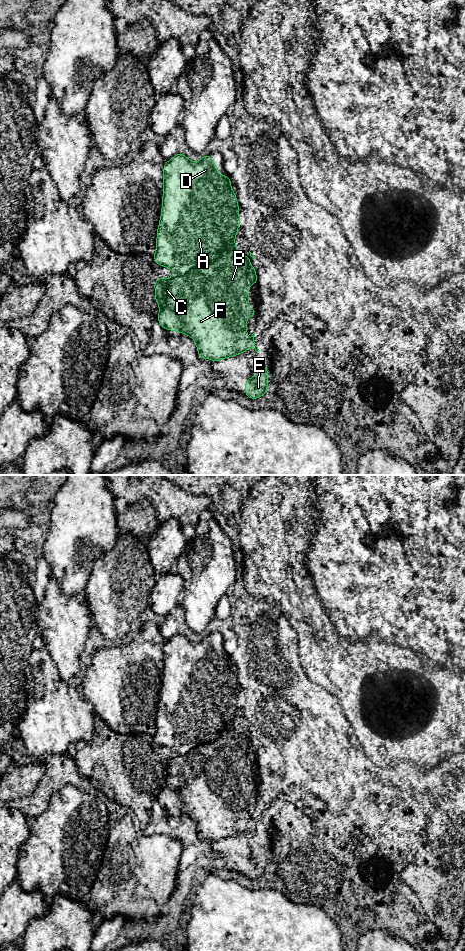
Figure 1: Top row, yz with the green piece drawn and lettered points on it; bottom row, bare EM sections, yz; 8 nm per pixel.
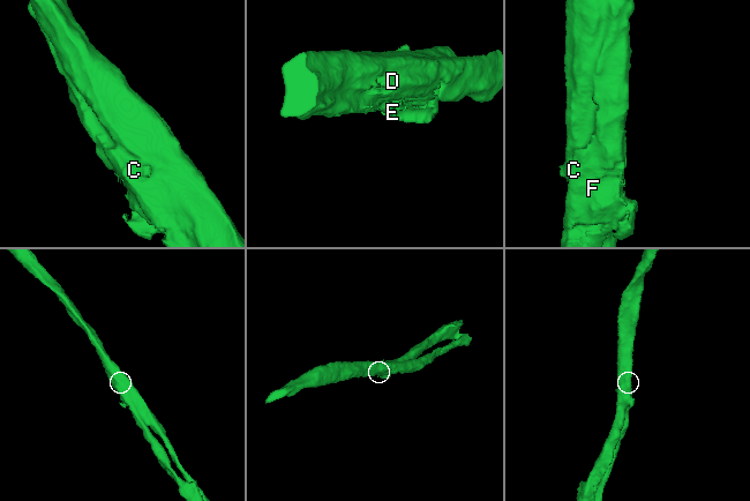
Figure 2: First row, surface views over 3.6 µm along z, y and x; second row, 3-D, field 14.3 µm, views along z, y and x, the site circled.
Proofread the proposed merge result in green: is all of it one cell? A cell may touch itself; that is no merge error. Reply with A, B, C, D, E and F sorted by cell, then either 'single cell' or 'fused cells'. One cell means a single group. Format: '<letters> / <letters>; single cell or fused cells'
A D / B C E F; fused cells

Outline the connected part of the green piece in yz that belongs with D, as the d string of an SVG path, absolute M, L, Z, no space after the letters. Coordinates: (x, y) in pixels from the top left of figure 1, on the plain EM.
M177 633L163 646L163 676L159 705L157 708L156 730L153 739L156 744L180 752L195 745L209 745L217 741L223 729L235 718L239 705L238 679L231 669L231 658L225 653L220 656L211 635L205 633L199 642L192 642L186 635Z

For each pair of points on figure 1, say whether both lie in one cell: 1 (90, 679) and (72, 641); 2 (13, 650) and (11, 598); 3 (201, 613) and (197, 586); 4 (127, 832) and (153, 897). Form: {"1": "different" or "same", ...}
{"1": "different", "2": "same", "3": "same", "4": "same"}

